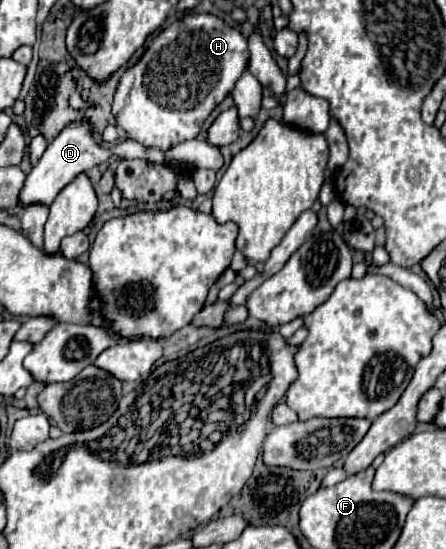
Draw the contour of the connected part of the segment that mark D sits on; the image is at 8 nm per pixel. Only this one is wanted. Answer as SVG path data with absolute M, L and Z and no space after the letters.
M76 120L70 122L46 148L46 152L42 154L42 158L38 160L38 164L32 168L32 172L26 178L26 184L20 192L20 200L22 206L30 206L30 204L52 204L52 200L58 196L58 192L68 186L68 182L72 182L72 178L76 178L76 174L86 172L92 166L98 166L102 162L106 162L110 158L110 152L106 148L100 148L94 138L92 138L92 128L88 126L88 120Z

